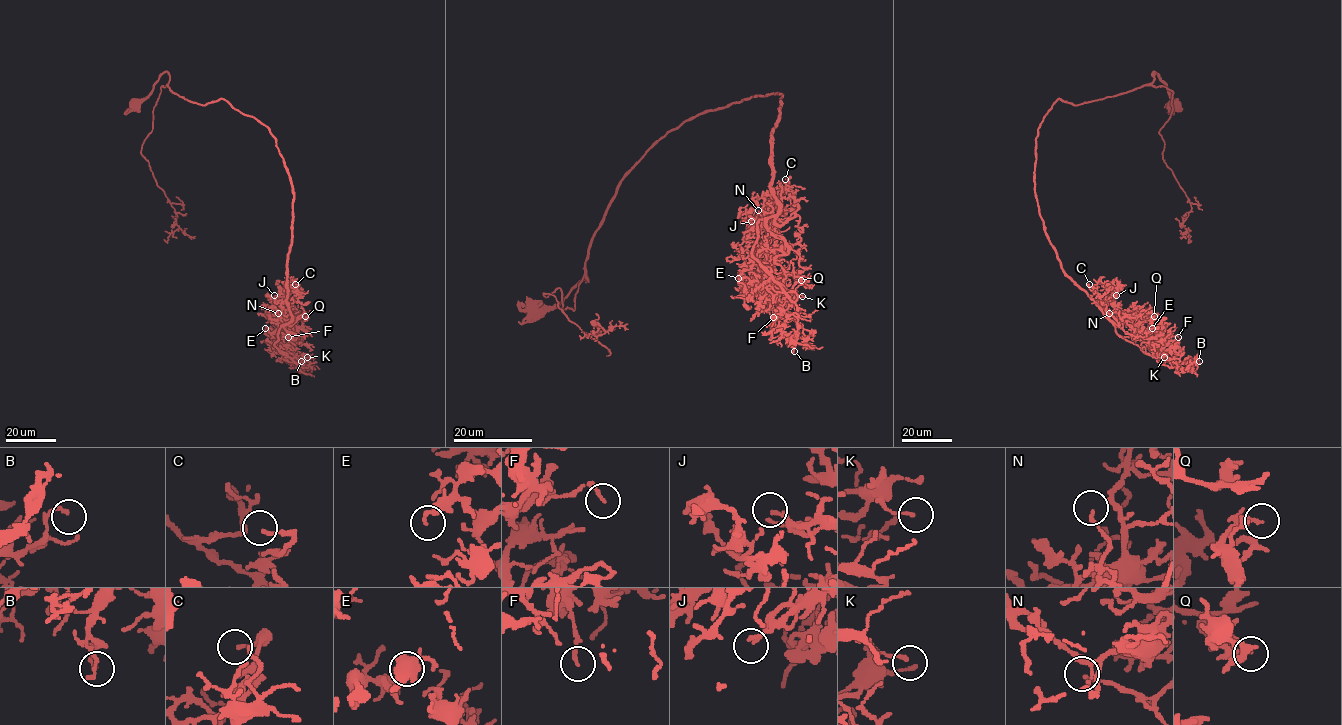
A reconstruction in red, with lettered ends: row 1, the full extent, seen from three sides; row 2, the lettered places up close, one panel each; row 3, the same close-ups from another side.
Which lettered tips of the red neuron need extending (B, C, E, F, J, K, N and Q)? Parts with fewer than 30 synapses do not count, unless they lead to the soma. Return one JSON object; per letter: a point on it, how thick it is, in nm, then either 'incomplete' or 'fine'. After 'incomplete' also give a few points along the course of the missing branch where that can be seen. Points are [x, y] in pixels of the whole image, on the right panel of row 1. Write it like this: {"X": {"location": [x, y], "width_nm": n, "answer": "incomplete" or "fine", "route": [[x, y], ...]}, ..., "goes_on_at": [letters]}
{"B": {"location": [1199, 361], "width_nm": 100, "answer": "fine"}, "C": {"location": [1089, 284], "width_nm": 140, "answer": "fine"}, "E": {"location": [1152, 328], "width_nm": 120, "answer": "fine"}, "F": {"location": [1178, 337], "width_nm": 170, "answer": "fine"}, "J": {"location": [1116, 295], "width_nm": 120, "answer": "incomplete"}, "K": {"location": [1164, 357], "width_nm": 120, "answer": "fine"}, "N": {"location": [1109, 313], "width_nm": 80, "answer": "fine"}, "Q": {"location": [1154, 316], "width_nm": 160, "answer": "fine"}, "goes_on_at": ["J"]}

